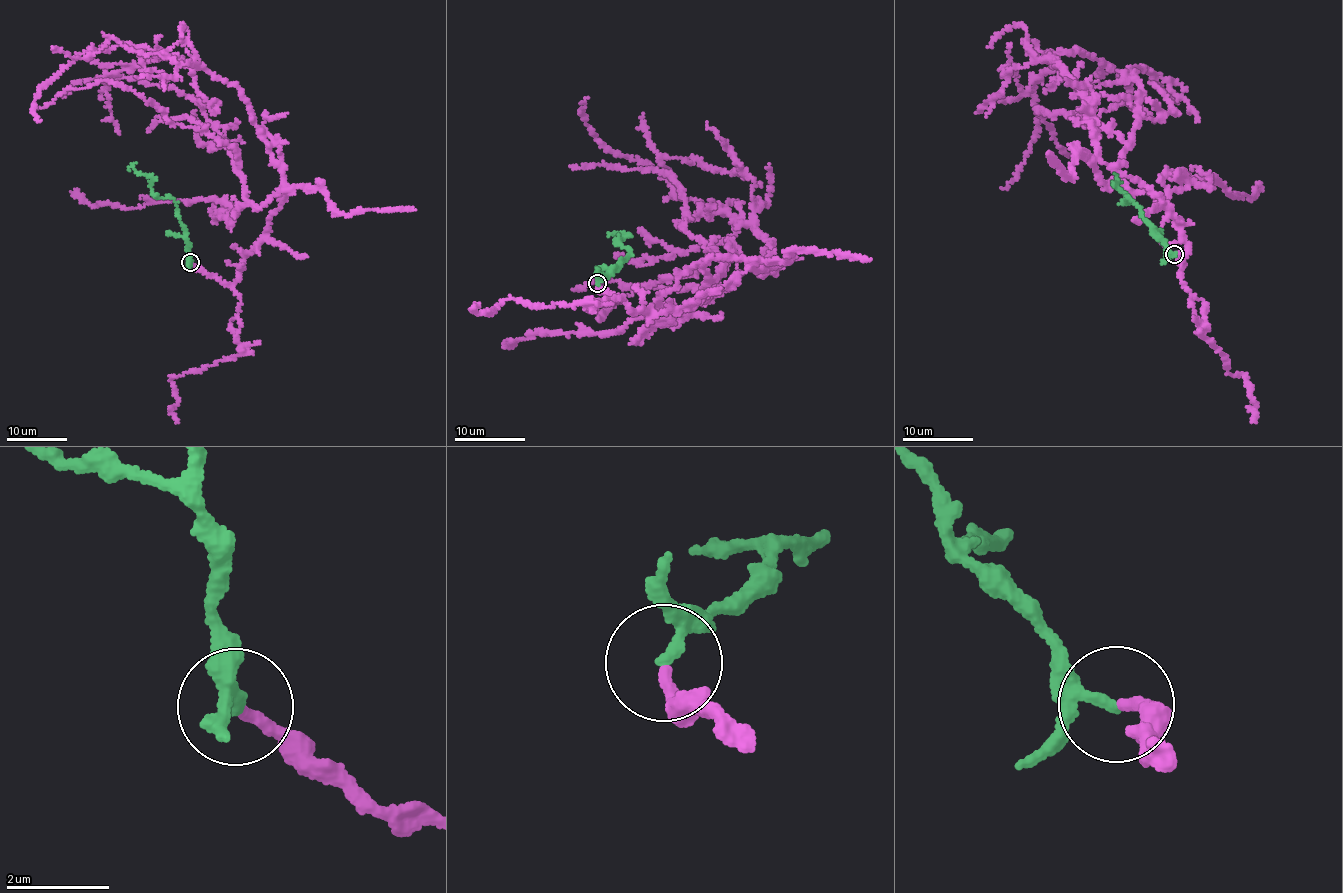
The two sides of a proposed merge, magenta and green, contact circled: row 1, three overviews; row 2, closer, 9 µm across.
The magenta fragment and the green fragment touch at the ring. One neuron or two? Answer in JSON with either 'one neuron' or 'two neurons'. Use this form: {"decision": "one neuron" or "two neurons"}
{"decision": "one neuron"}

